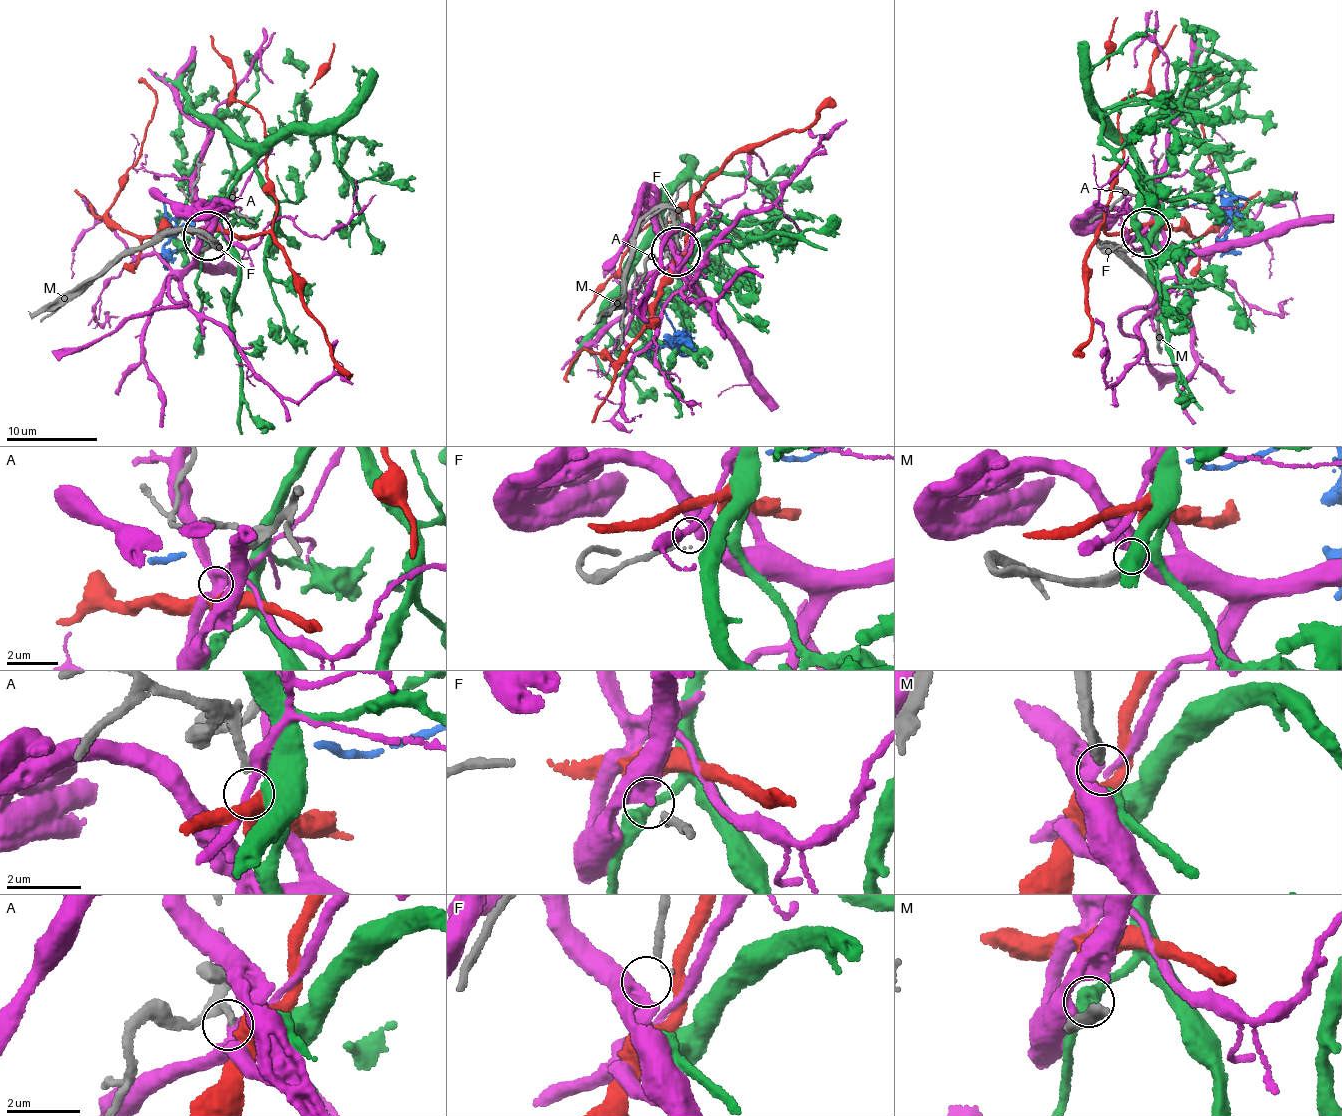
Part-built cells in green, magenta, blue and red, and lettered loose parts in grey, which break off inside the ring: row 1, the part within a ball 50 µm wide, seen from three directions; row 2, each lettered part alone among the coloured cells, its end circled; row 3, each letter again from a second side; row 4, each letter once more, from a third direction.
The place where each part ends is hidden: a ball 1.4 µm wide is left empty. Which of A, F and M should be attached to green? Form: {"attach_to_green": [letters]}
{"attach_to_green": []}

